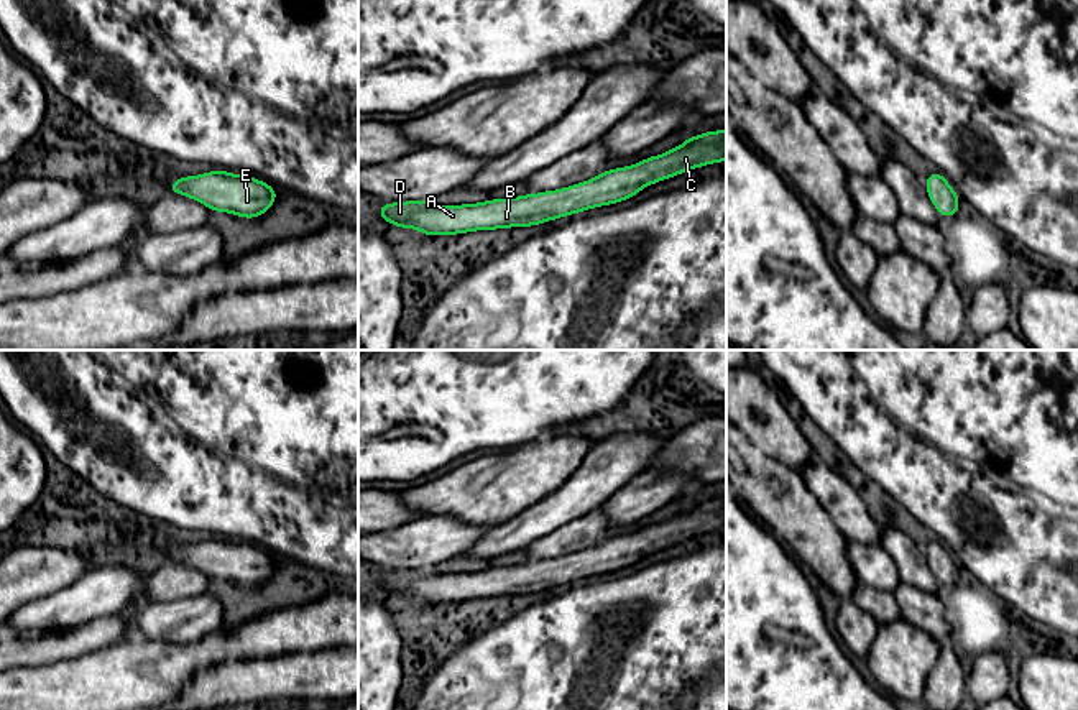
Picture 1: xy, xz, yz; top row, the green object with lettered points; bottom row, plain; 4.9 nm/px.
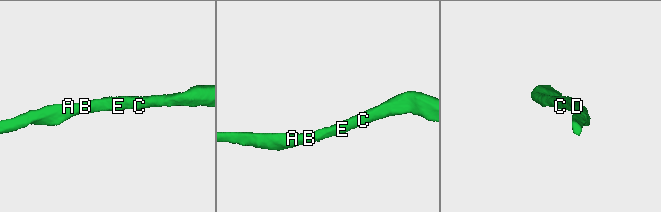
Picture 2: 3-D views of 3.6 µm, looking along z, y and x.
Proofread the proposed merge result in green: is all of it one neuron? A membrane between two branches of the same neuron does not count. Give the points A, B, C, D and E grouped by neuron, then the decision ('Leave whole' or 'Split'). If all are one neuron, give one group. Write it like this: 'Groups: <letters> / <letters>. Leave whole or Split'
Groups: A B C D E. Leave whole

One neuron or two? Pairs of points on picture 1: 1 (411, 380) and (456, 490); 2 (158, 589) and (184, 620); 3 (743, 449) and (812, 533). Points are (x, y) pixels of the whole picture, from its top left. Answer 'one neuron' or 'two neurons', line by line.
1: two neurons
2: two neurons
3: one neuron

